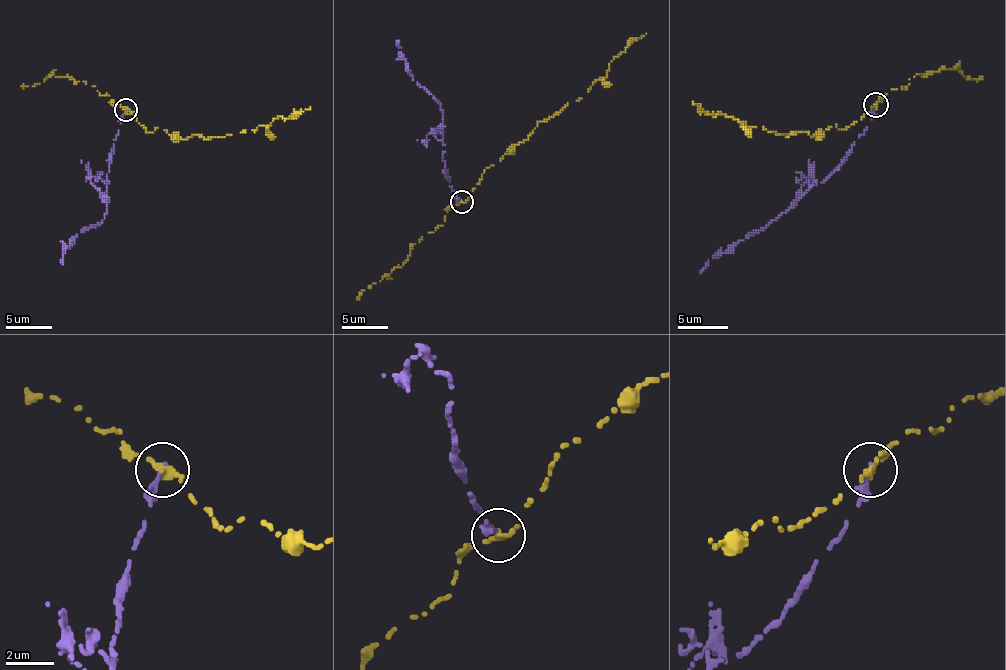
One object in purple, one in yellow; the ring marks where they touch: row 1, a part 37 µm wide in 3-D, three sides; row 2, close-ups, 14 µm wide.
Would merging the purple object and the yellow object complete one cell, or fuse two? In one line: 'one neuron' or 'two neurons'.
two neurons

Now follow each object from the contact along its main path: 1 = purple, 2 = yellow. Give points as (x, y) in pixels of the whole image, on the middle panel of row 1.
1: (461, 200), (447, 179), (443, 151), (443, 110), (436, 98), (412, 80), (399, 52), (399, 40)
2: (461, 202), (484, 170), (523, 142), (540, 121), (579, 101), (595, 80), (604, 77), (616, 57), (646, 33)

